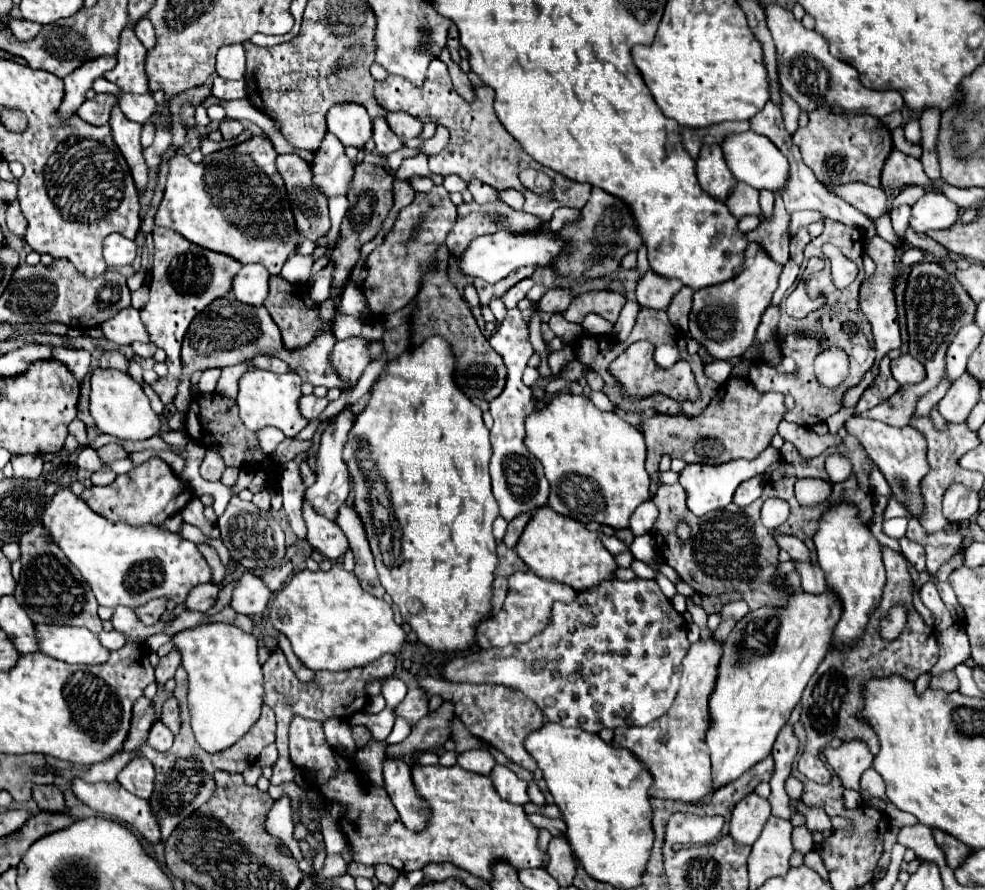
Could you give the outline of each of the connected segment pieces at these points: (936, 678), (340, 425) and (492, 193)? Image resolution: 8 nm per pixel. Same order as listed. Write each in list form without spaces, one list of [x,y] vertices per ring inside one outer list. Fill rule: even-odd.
[[[951,669],[951,671],[943,671],[939,675],[933,675],[931,687],[935,687],[935,689],[947,689],[947,691],[957,691],[959,681],[957,681],[955,671]]]
[[[343,409],[333,421],[331,425],[325,429],[323,437],[321,437],[321,445],[317,451],[317,467],[315,467],[316,481],[313,487],[305,489],[305,501],[311,503],[311,507],[327,517],[327,519],[335,519],[337,517],[337,509],[341,507],[341,503],[347,499],[349,495],[349,475],[347,475],[347,465],[343,461],[343,447],[347,443],[347,433],[351,429],[351,411]]]
[[[471,181],[469,185],[467,185],[467,189],[471,191],[471,195],[473,195],[473,199],[477,201],[477,203],[489,203],[489,201],[501,201],[499,199],[499,195],[497,195],[497,191],[493,189],[493,187],[489,187],[489,185],[485,185],[485,183],[481,183],[481,181]]]

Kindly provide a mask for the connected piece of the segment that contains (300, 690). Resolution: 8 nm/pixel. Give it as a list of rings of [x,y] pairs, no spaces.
[[[281,651],[273,653],[267,663],[263,665],[265,673],[265,705],[269,705],[275,715],[277,715],[277,749],[279,749],[279,759],[273,765],[273,777],[271,783],[279,785],[285,781],[295,779],[295,765],[289,761],[289,751],[287,751],[287,739],[289,739],[289,725],[293,717],[303,717],[303,719],[315,719],[315,721],[327,721],[329,717],[341,717],[349,719],[357,711],[361,711],[367,703],[367,693],[365,693],[365,683],[377,677],[387,677],[395,669],[395,655],[383,655],[377,661],[365,665],[365,667],[353,667],[345,671],[321,671],[315,673],[313,683],[301,683],[295,673],[289,669],[287,659]]]

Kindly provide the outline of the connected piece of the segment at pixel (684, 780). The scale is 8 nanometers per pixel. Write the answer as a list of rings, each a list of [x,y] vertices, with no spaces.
[[[713,637],[699,639],[689,647],[683,661],[683,687],[673,707],[647,727],[621,727],[615,729],[613,745],[629,747],[653,773],[651,797],[679,799],[687,803],[701,801],[713,793],[709,747],[705,745],[705,733],[709,729],[709,697],[715,689],[717,669],[721,659],[721,643]]]

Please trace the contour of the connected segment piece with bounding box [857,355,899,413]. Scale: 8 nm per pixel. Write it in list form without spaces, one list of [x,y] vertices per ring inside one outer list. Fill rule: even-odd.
[[[885,355],[885,357],[881,359],[881,371],[879,371],[877,379],[865,389],[863,397],[861,397],[859,403],[857,403],[857,413],[863,413],[863,411],[867,411],[867,409],[877,407],[879,403],[883,403],[883,401],[887,401],[889,397],[893,397],[897,391],[899,391],[899,385],[897,385],[897,381],[895,381],[893,375],[891,375],[889,357]]]

